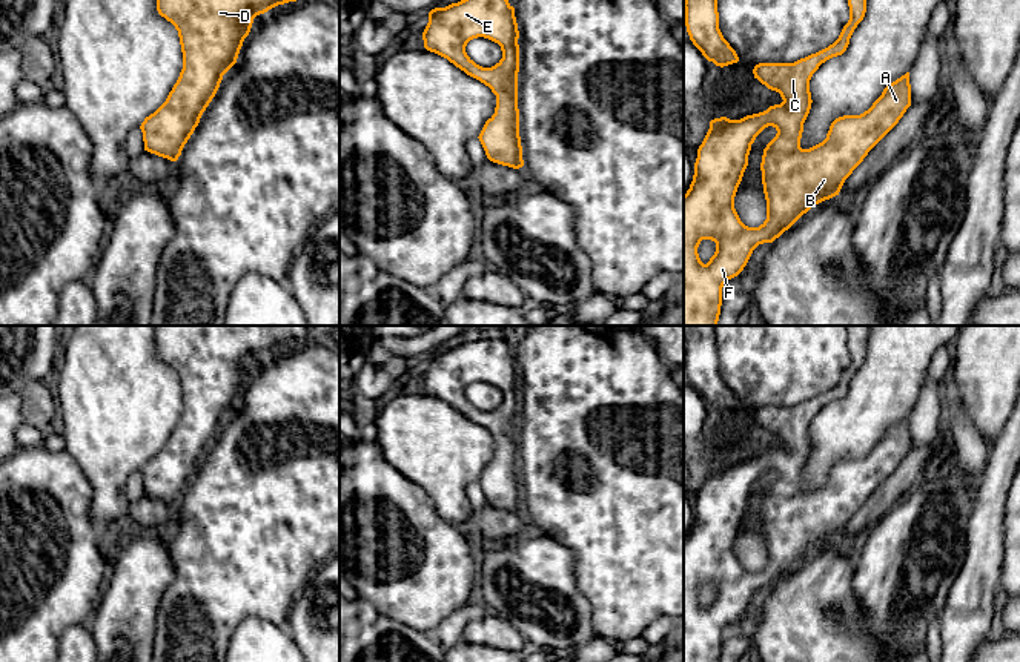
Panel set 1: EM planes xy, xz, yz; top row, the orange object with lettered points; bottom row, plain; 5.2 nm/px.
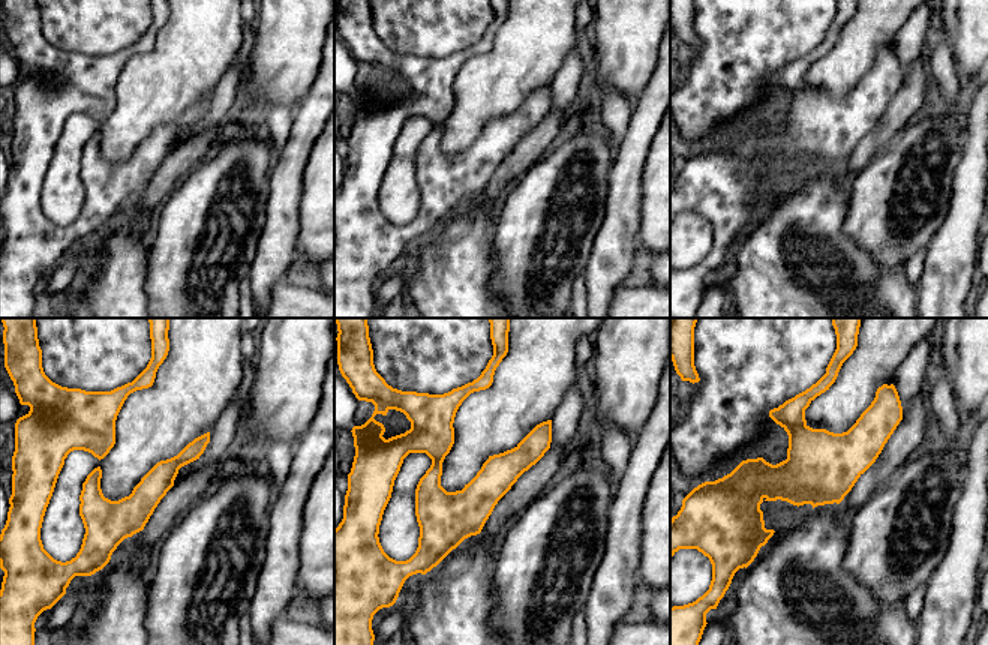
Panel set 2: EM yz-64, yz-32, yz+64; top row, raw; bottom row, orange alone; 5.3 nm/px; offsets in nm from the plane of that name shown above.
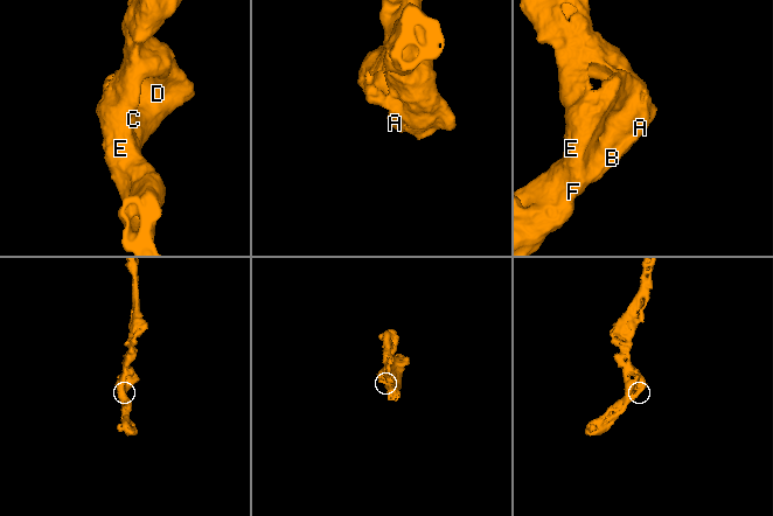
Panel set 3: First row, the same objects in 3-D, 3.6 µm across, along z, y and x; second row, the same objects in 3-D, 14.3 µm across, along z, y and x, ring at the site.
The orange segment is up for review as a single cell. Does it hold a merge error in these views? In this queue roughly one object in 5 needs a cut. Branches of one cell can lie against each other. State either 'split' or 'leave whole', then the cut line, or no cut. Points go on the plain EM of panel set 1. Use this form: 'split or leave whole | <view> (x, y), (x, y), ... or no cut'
leave whole | no cut

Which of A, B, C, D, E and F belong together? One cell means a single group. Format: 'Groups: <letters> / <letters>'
Groups: A B C D E F

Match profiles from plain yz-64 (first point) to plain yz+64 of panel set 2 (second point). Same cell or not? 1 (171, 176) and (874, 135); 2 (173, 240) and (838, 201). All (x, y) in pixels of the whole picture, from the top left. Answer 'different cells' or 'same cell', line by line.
1: same cell
2: different cells

